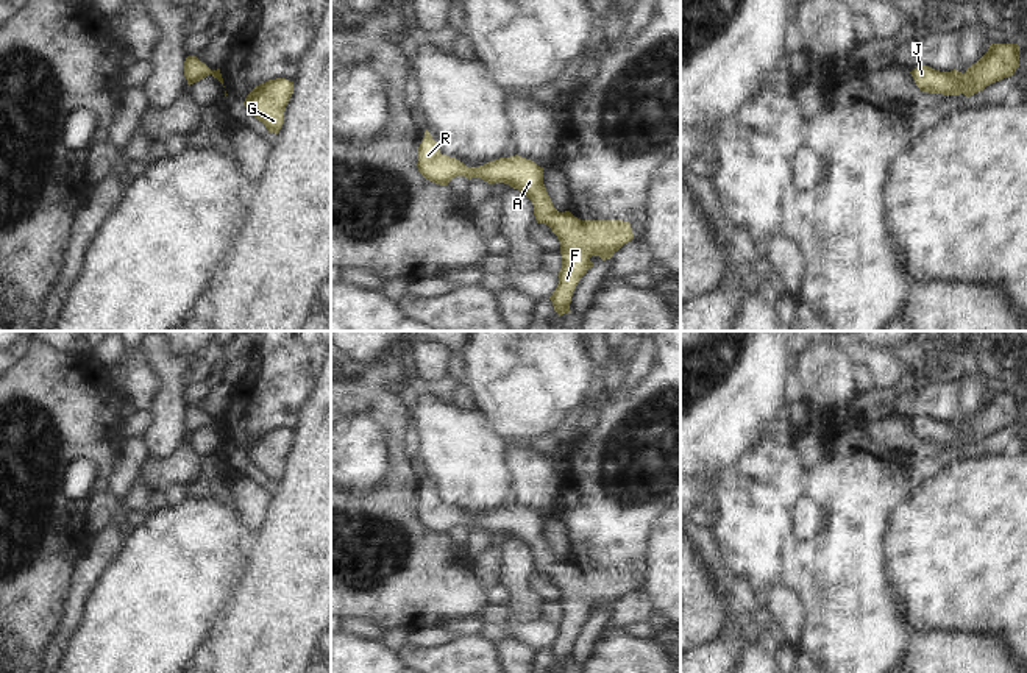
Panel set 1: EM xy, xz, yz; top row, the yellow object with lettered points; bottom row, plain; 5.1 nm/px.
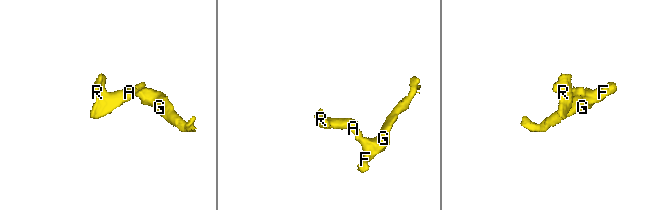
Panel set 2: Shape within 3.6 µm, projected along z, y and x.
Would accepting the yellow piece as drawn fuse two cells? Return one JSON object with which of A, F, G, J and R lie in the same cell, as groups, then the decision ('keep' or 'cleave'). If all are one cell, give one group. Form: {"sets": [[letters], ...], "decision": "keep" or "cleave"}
{"sets": [["A", "F", "G", "J", "R"]], "decision": "keep"}

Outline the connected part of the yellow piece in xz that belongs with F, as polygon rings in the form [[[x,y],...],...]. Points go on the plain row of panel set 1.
[[[429,481],[418,497],[418,522],[429,531],[448,536],[456,526],[481,528],[489,534],[504,532],[524,543],[534,554],[537,573],[545,573],[560,592],[562,618],[559,634],[549,650],[560,665],[571,662],[570,653],[579,629],[593,617],[592,606],[610,609],[634,589],[629,572],[581,570],[570,561],[559,562],[543,534],[543,517],[518,504],[499,507],[479,517],[467,517],[456,507],[440,503]]]

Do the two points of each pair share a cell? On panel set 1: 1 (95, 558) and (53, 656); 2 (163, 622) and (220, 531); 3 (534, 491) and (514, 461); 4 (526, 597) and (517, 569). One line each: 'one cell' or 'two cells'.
1: one cell
2: one cell
3: one cell
4: one cell

